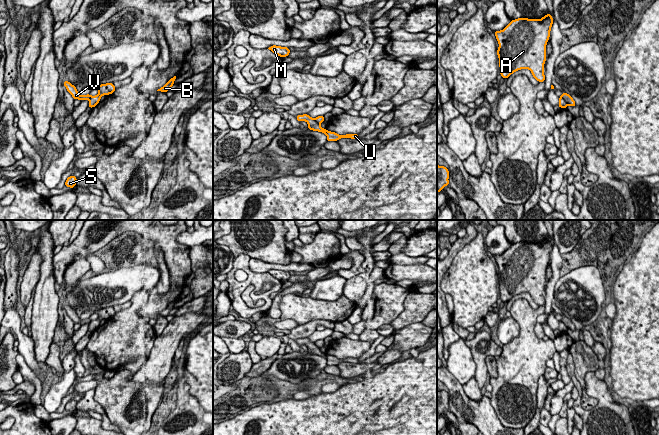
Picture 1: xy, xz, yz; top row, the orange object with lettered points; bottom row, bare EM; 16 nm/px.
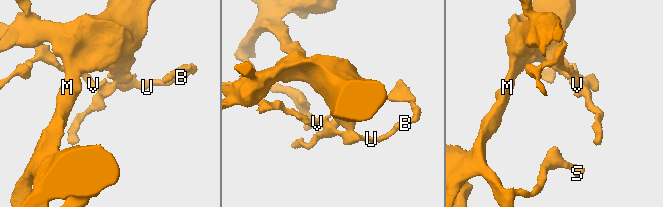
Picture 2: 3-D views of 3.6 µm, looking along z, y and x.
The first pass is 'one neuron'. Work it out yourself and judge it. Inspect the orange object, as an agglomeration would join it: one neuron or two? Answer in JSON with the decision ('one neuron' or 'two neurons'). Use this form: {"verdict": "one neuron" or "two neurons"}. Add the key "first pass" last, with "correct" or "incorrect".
{"verdict": "two neurons", "first pass": "incorrect"}

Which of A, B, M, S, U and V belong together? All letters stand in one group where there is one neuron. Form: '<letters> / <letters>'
A M S / B U V

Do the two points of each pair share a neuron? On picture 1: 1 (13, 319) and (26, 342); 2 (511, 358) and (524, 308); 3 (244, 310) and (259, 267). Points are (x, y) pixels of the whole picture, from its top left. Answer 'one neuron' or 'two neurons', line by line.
1: one neuron
2: one neuron
3: two neurons

